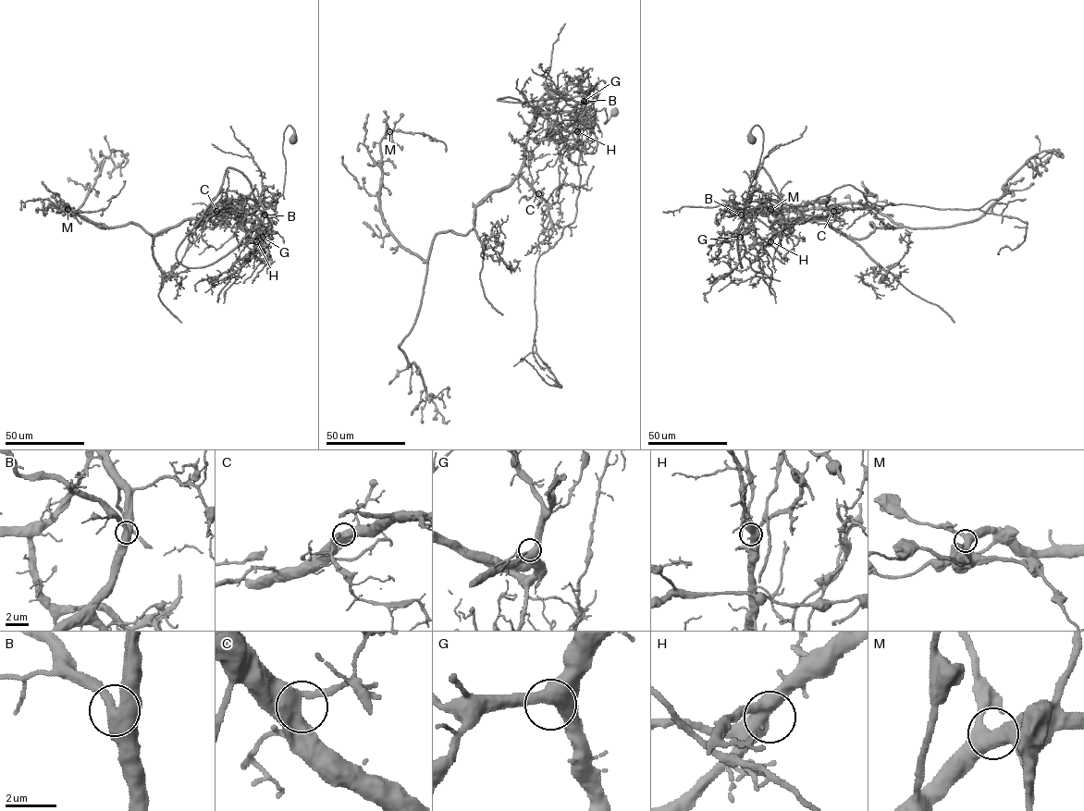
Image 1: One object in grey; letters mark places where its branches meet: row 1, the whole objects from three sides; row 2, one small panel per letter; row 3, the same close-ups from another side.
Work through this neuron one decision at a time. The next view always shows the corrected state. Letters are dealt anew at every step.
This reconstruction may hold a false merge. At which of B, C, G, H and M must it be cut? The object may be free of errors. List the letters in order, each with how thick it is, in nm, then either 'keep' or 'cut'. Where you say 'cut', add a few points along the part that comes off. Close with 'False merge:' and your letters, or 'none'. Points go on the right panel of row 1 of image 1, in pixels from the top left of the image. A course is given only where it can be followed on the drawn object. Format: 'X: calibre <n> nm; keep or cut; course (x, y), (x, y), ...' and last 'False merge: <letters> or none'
B: calibre 480 nm; cut; course (741, 215), (742, 267), (737, 230), (760, 167), (788, 204), (851, 185), (877, 205), (1027, 223), (999, 254)
C: calibre 550 nm; keep
G: calibre 550 nm; keep
H: calibre 440 nm; keep
M: calibre 440 nm; keep
False merge: B

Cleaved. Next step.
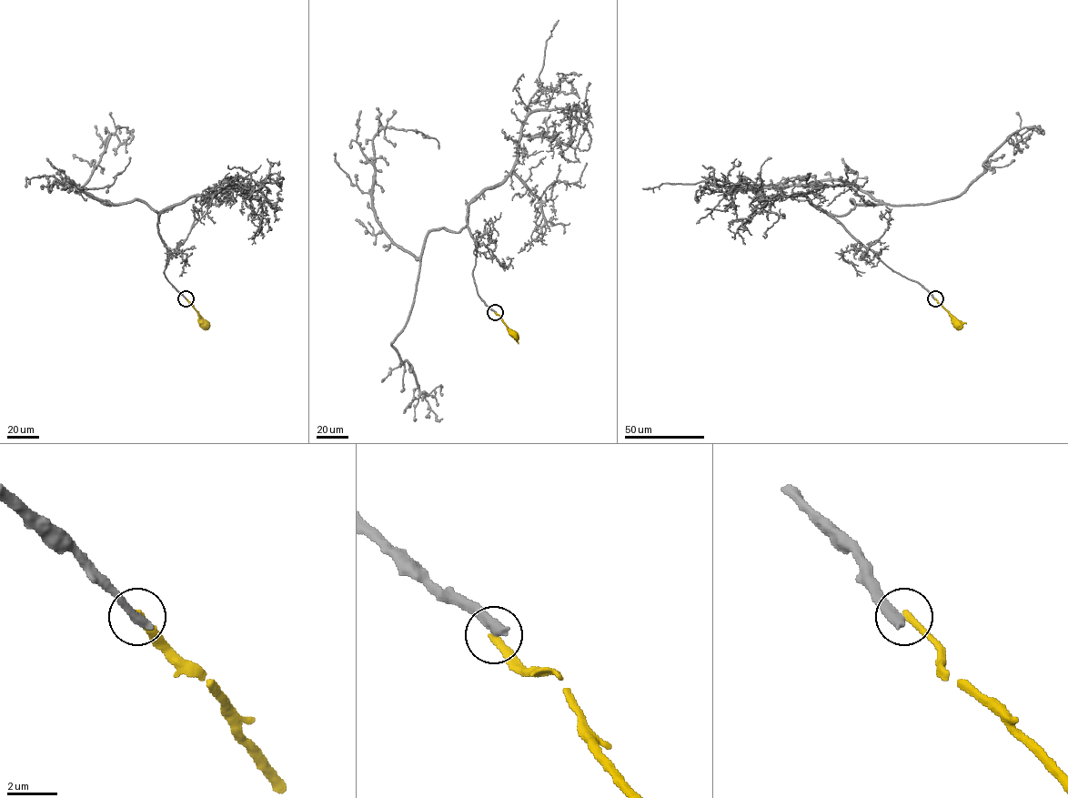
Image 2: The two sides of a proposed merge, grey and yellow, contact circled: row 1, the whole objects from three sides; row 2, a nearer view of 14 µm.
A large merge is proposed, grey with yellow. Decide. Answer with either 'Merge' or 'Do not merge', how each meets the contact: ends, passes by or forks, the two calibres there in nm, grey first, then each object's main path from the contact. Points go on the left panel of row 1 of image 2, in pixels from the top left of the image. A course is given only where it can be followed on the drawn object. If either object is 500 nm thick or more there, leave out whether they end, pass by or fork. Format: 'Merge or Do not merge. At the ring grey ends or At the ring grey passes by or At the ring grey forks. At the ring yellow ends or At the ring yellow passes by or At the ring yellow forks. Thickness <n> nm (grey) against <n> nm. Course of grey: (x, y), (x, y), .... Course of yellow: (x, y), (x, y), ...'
Do not merge. At the ring grey ends. At the ring yellow ends. Thickness 480 nm (grey) against 320 nm. Course of grey: (186, 298), (164, 273), (167, 251), (150, 207), (102, 201), (67, 180), (64, 188), (109, 186), (130, 158). Course of yellow: (186, 298), (204, 325)

